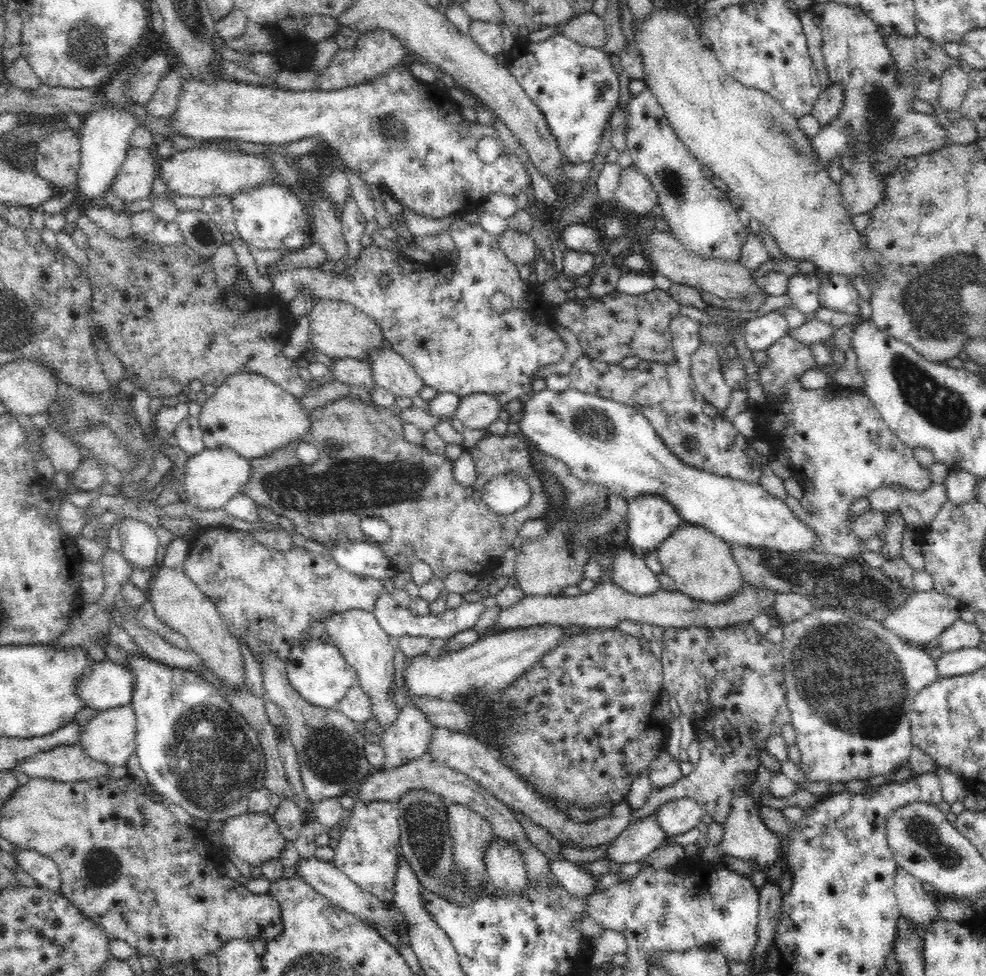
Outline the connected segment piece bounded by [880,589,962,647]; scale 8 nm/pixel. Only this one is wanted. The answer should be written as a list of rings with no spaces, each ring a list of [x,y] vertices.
[[[933,589],[930,592],[914,592],[903,606],[890,610],[890,614],[880,623],[895,632],[904,642],[924,647],[934,638],[938,638],[950,624],[954,624],[954,620],[960,619],[961,609],[956,598],[940,594]]]

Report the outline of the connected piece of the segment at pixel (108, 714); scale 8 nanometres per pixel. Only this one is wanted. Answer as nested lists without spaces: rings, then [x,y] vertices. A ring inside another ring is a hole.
[[[130,705],[98,711],[97,714],[82,727],[82,735],[78,745],[94,760],[111,766],[126,766],[130,756],[136,753],[136,715]]]

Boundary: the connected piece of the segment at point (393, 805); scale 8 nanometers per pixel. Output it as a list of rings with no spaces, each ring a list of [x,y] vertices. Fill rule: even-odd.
[[[396,801],[359,802],[352,808],[340,839],[334,843],[332,863],[354,884],[383,901],[395,898],[395,876],[402,855],[399,816],[399,804]]]

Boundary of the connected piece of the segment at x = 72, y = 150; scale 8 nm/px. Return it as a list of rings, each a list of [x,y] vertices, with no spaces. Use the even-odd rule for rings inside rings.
[[[70,127],[58,132],[48,134],[44,140],[40,140],[34,144],[36,151],[34,152],[34,166],[32,170],[40,176],[40,179],[46,180],[49,185],[59,191],[70,189],[77,183],[77,168],[80,164],[80,139]]]

